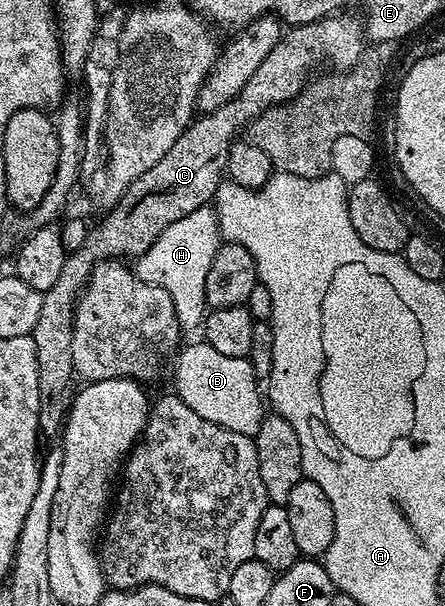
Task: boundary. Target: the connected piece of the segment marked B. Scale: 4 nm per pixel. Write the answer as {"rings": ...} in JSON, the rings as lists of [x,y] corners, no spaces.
{"rings":[[[208,343],[200,344],[186,344],[176,354],[177,366],[173,369],[173,385],[177,388],[174,389],[175,395],[183,399],[183,403],[187,403],[191,411],[195,411],[195,415],[203,415],[207,423],[215,423],[239,435],[256,438],[261,421],[267,415],[267,409],[263,404],[262,390],[261,393],[257,390],[259,378],[255,375],[251,363],[244,357],[219,355],[219,351],[215,351],[215,347]]]}

